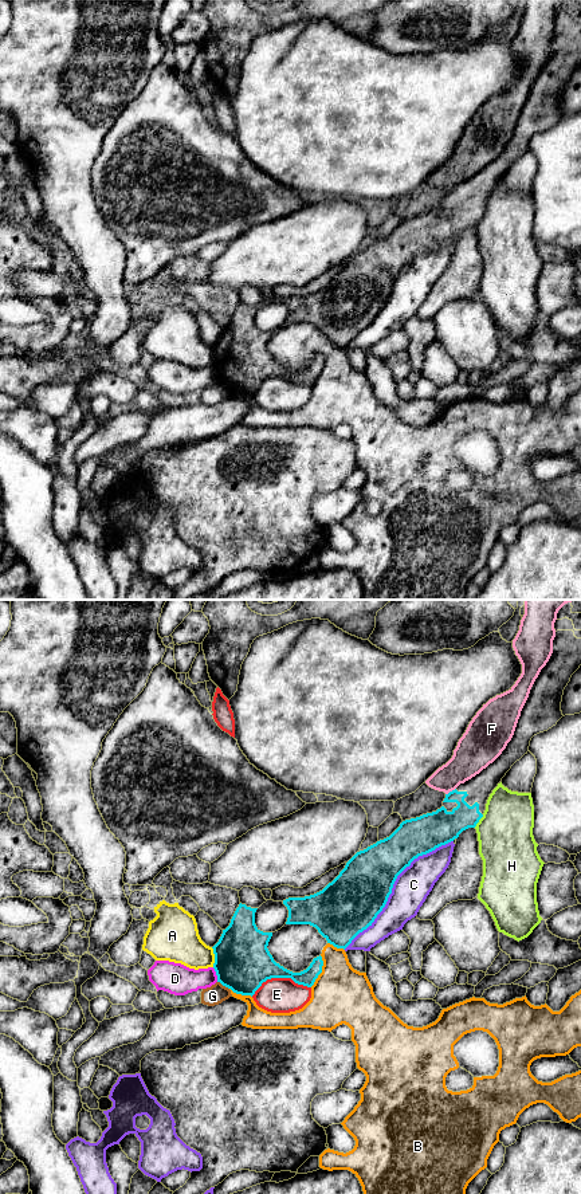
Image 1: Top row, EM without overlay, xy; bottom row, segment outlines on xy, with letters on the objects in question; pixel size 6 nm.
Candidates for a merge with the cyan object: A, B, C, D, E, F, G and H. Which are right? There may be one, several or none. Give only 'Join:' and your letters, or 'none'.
Join: none

